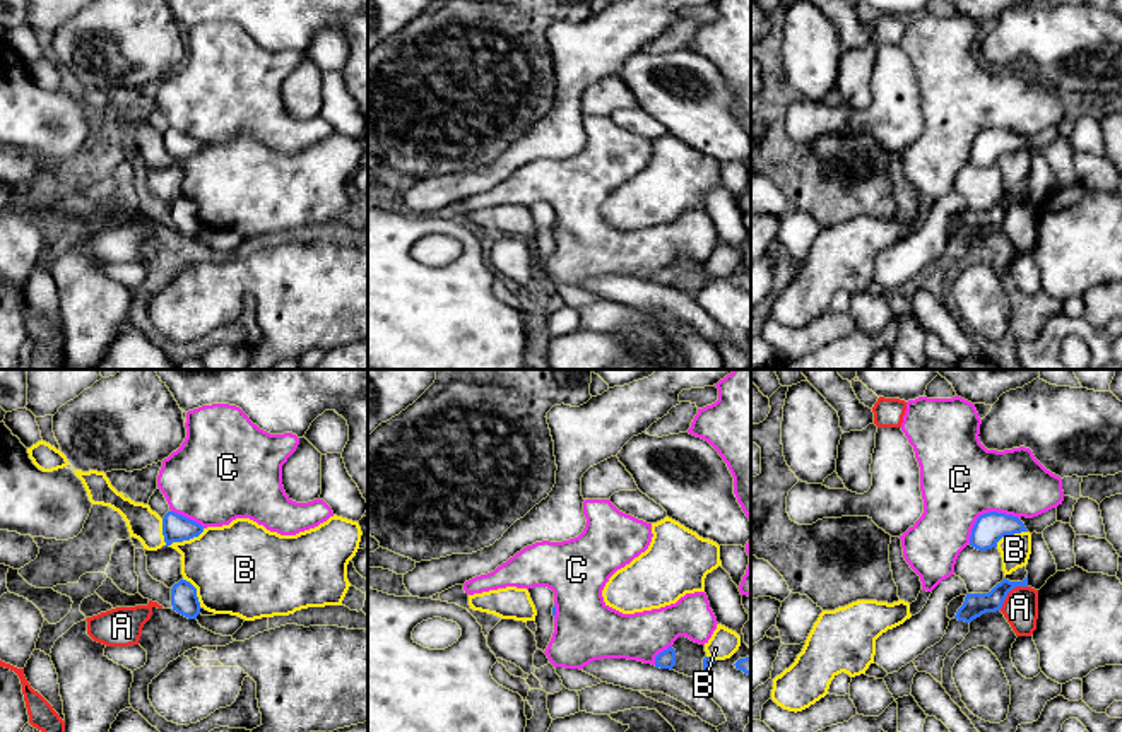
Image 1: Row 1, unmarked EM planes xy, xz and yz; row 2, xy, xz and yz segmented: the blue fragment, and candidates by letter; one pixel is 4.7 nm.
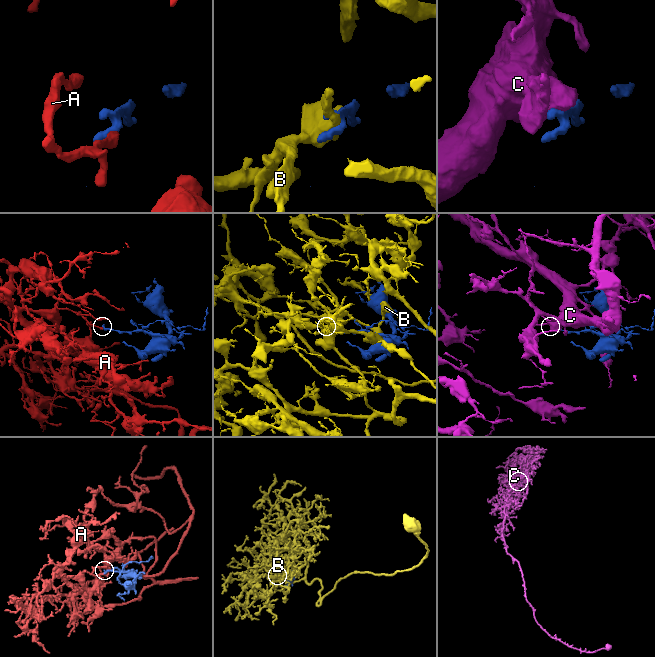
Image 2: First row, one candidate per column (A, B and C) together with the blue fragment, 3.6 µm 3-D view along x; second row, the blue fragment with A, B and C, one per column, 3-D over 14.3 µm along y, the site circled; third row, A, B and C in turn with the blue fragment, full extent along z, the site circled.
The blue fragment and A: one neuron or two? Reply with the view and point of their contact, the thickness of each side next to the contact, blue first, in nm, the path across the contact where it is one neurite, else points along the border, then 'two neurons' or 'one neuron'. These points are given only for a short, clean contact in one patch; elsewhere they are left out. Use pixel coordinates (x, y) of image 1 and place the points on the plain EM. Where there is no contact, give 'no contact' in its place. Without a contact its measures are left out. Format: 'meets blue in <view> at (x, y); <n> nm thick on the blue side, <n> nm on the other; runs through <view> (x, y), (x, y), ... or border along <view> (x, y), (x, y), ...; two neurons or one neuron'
meets blue in yz at (1009, 207); 110 nm thick on the blue side, 160 nm on the other; border along yz (1027, 202), (1016, 202), (999, 226); two neurons

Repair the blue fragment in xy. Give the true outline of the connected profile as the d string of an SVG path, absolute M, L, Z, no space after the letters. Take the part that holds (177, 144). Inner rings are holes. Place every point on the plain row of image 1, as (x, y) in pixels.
M168 128L162 135L162 152L166 162L171 162L173 159L190 157L198 154L202 149L204 144L200 140L174 128Z

